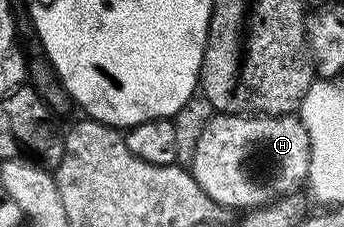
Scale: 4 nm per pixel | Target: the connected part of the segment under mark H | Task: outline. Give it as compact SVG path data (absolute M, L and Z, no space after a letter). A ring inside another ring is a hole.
M216 114L212 116L209 126L205 126L205 134L201 134L201 139L197 141L189 170L197 186L201 186L201 190L205 190L215 204L228 210L250 210L272 204L282 196L298 193L307 182L310 153L309 134L298 115Z

